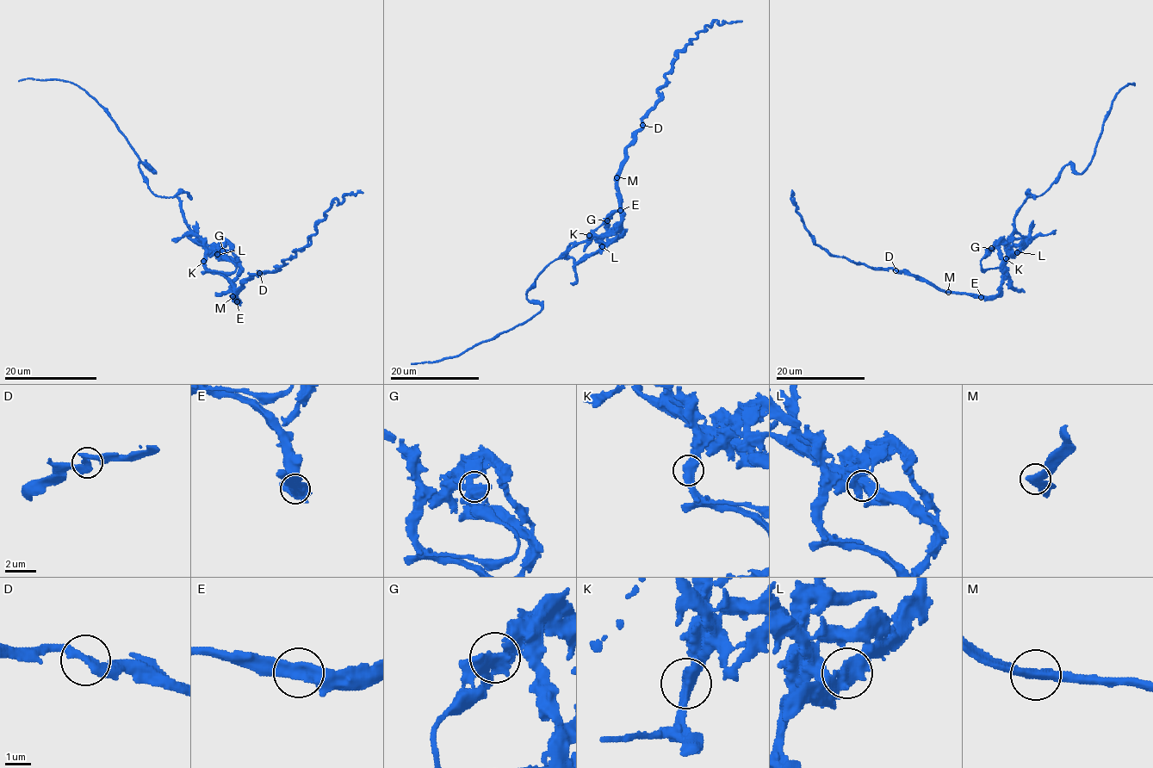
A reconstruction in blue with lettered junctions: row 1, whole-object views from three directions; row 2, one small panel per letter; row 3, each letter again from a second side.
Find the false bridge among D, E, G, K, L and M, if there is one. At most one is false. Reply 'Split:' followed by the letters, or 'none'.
Split: none

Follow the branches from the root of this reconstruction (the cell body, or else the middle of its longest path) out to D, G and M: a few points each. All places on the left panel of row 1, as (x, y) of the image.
D: (207, 268), (221, 274), (228, 281), (236, 302), (234, 297), (239, 288), (251, 275), (259, 274)
G: (207, 268), (205, 260), (221, 244), (222, 250)
M: (207, 268), (221, 274), (228, 281), (236, 302), (232, 295)

